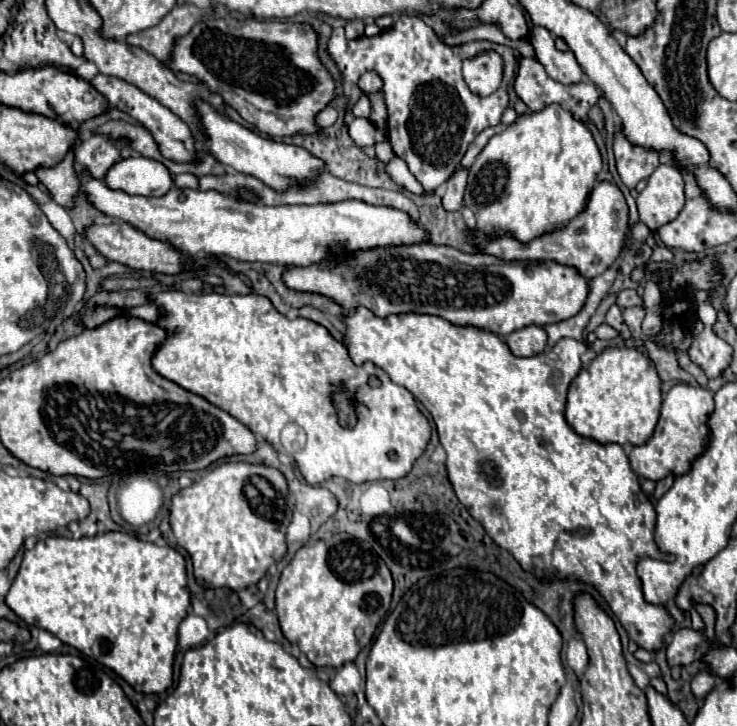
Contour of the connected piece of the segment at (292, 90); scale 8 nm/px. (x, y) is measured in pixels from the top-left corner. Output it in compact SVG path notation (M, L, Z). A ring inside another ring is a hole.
M226 17L226 19L204 19L186 37L182 37L182 39L176 41L176 47L174 47L172 57L174 59L172 59L172 63L168 67L174 73L176 71L182 71L182 73L188 73L188 75L200 79L208 87L210 93L220 95L222 101L226 105L230 105L232 109L236 109L244 121L248 121L260 133L266 133L270 137L292 137L292 135L314 135L314 133L318 133L320 127L316 123L316 115L320 111L324 111L326 105L330 105L334 101L334 97L336 97L334 77L332 77L332 73L324 67L324 63L318 57L318 33L308 23L306 25L298 25L298 23L288 25L288 21L260 21L260 19L232 19L232 17Z

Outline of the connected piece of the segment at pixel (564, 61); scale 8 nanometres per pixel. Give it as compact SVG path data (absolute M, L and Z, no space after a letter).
M534 27L532 35L530 35L530 43L536 51L536 57L540 59L540 63L544 63L548 75L564 85L572 85L572 83L580 83L582 81L582 69L578 65L578 61L574 59L574 55L570 51L558 51L554 47L552 41L552 33L544 27Z

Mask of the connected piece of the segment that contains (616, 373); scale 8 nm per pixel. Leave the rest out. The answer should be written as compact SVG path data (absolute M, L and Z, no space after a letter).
M618 347L618 349L606 349L602 351L588 369L582 369L580 375L570 383L568 391L568 403L566 403L566 421L570 427L586 437L594 439L600 445L644 445L654 435L658 417L660 417L660 377L654 369L654 363L638 349L632 347Z

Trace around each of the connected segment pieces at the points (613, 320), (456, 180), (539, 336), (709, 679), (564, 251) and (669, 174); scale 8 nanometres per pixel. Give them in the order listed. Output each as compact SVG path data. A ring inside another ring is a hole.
M612 305L612 307L608 309L608 313L606 313L606 323L608 323L608 325L612 325L614 329L618 329L624 341L628 341L631 338L630 329L628 329L628 325L624 323L622 309L620 309L618 305Z
M462 169L462 171L456 171L446 181L446 187L444 187L444 193L442 193L442 207L446 211L462 209L462 195L464 195L464 189L466 189L466 177L468 177L468 171Z
M528 325L508 335L506 345L516 357L534 357L546 349L546 331L538 325Z
M700 671L692 681L692 695L696 699L704 699L716 687L716 681L718 679L714 675L710 675L708 671Z
M598 181L596 187L590 193L590 201L586 209L568 223L568 227L562 227L560 231L542 235L540 239L532 239L530 243L520 243L512 237L500 237L500 239L482 239L476 241L476 245L498 259L506 261L556 261L562 265L570 265L578 269L586 279L592 279L600 273L604 273L620 255L624 247L628 231L628 205L622 195L622 191L610 183L610 181Z
M660 165L648 179L648 185L638 195L640 221L650 231L658 231L662 225L674 221L684 209L684 179L672 165Z

